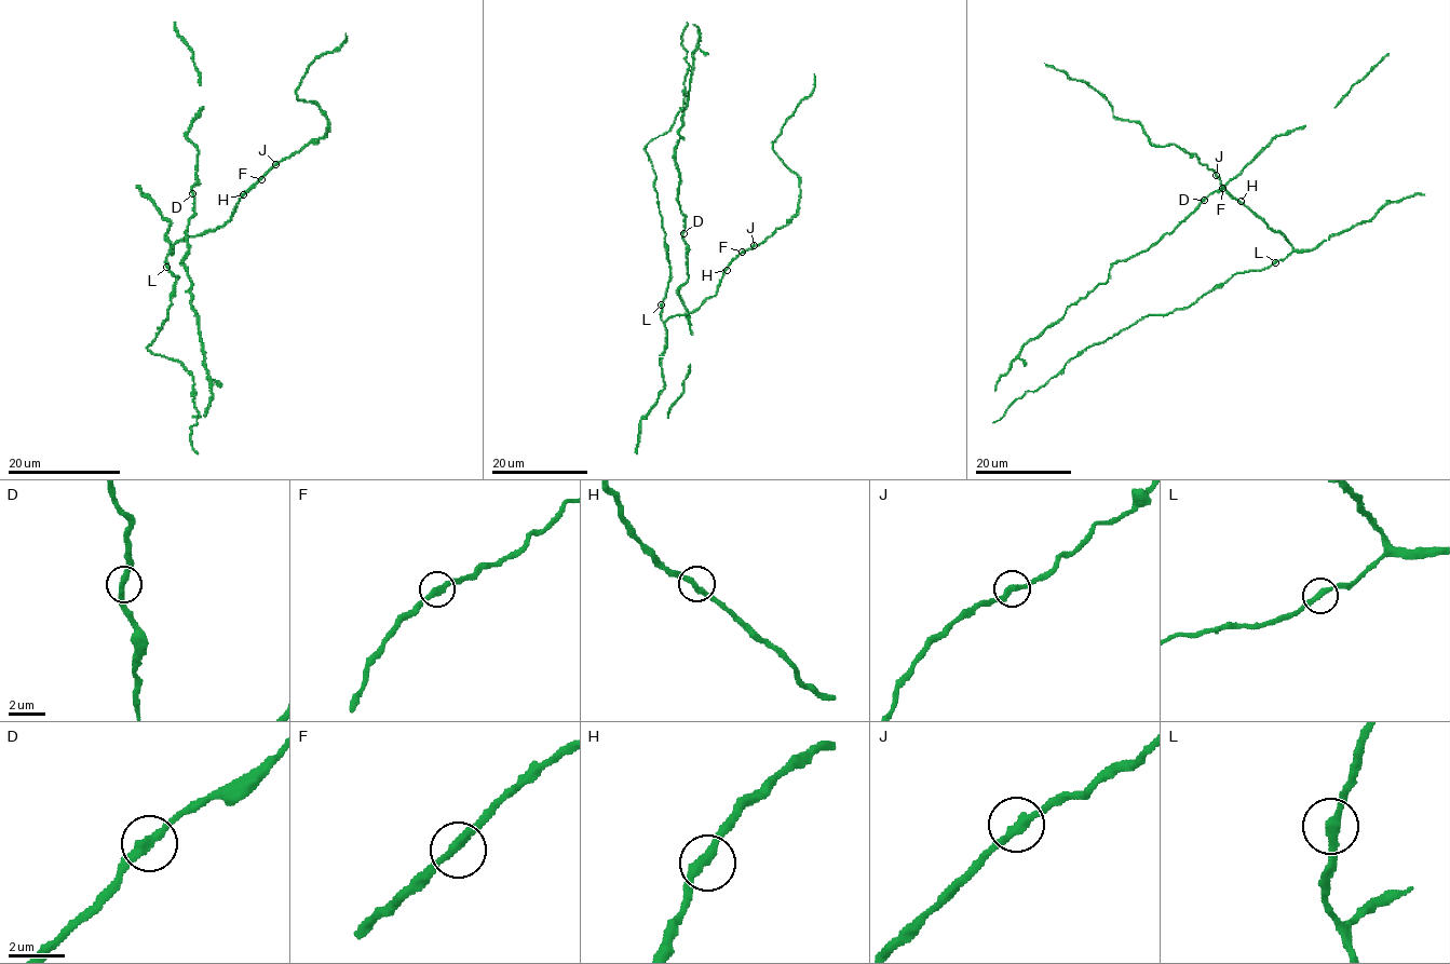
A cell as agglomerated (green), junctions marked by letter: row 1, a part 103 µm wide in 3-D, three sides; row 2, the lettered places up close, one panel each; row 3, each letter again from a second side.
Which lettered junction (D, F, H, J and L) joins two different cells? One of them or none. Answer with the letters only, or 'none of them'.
none of them

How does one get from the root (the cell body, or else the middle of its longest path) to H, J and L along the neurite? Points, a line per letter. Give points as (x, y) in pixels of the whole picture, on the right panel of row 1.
H: (1085, 348), (1146, 316), (1190, 307), (1236, 273), (1258, 271), (1284, 260), (1292, 250), (1286, 239), (1241, 201)
J: (1085, 348), (1146, 316), (1190, 307), (1234, 274), (1288, 255), (1286, 239), (1216, 175)
L: (1085, 348), (1110, 338), (1146, 316), (1190, 307), (1236, 273), (1258, 271), (1275, 262)

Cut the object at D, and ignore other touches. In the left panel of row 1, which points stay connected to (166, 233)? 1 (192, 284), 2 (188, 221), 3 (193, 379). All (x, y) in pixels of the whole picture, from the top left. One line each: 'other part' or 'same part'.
1: other part
2: other part
3: same part

